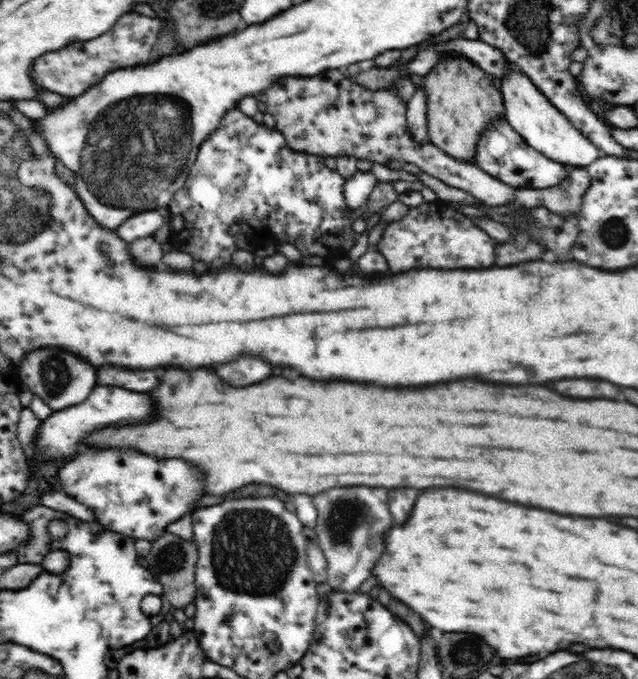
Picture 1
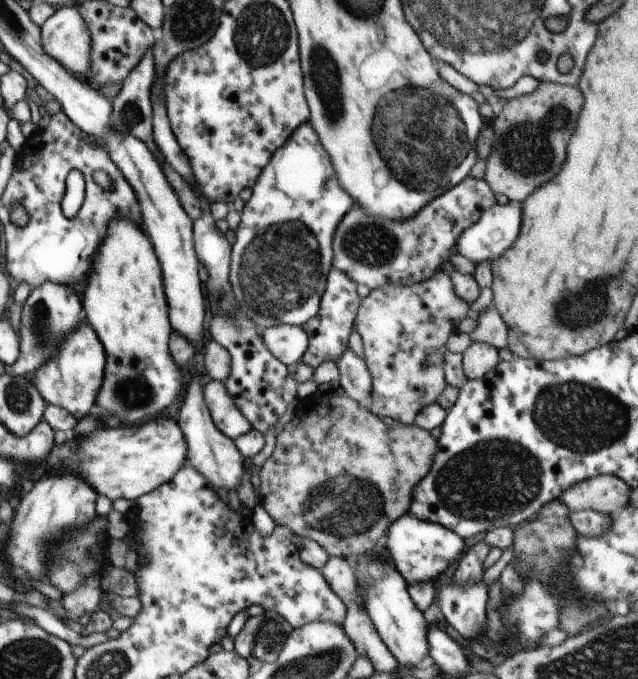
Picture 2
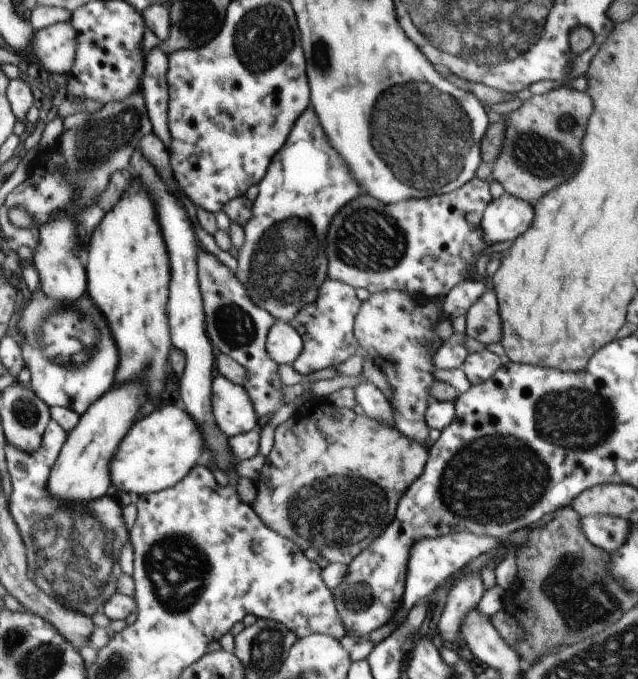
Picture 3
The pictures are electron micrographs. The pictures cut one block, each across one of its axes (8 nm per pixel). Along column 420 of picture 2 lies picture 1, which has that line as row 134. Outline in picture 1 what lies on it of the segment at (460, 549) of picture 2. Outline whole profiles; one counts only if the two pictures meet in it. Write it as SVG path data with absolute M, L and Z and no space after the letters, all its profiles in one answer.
M510 62L512 68L508 76L501 79L502 98L505 106L504 116L514 131L524 138L526 144L544 154L546 158L570 167L586 167L604 153L598 149L585 135L580 134L576 127L547 98L547 96Z

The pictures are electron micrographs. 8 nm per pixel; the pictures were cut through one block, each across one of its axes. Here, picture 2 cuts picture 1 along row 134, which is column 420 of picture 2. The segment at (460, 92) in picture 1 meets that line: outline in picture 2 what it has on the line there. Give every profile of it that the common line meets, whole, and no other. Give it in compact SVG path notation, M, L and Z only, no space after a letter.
M335 390L297 397L293 405L292 419L277 432L272 456L260 470L260 505L276 525L287 527L300 538L314 540L329 556L353 560L374 551L388 526L410 508L412 488L430 472L438 440L415 424L389 428L356 400Z

